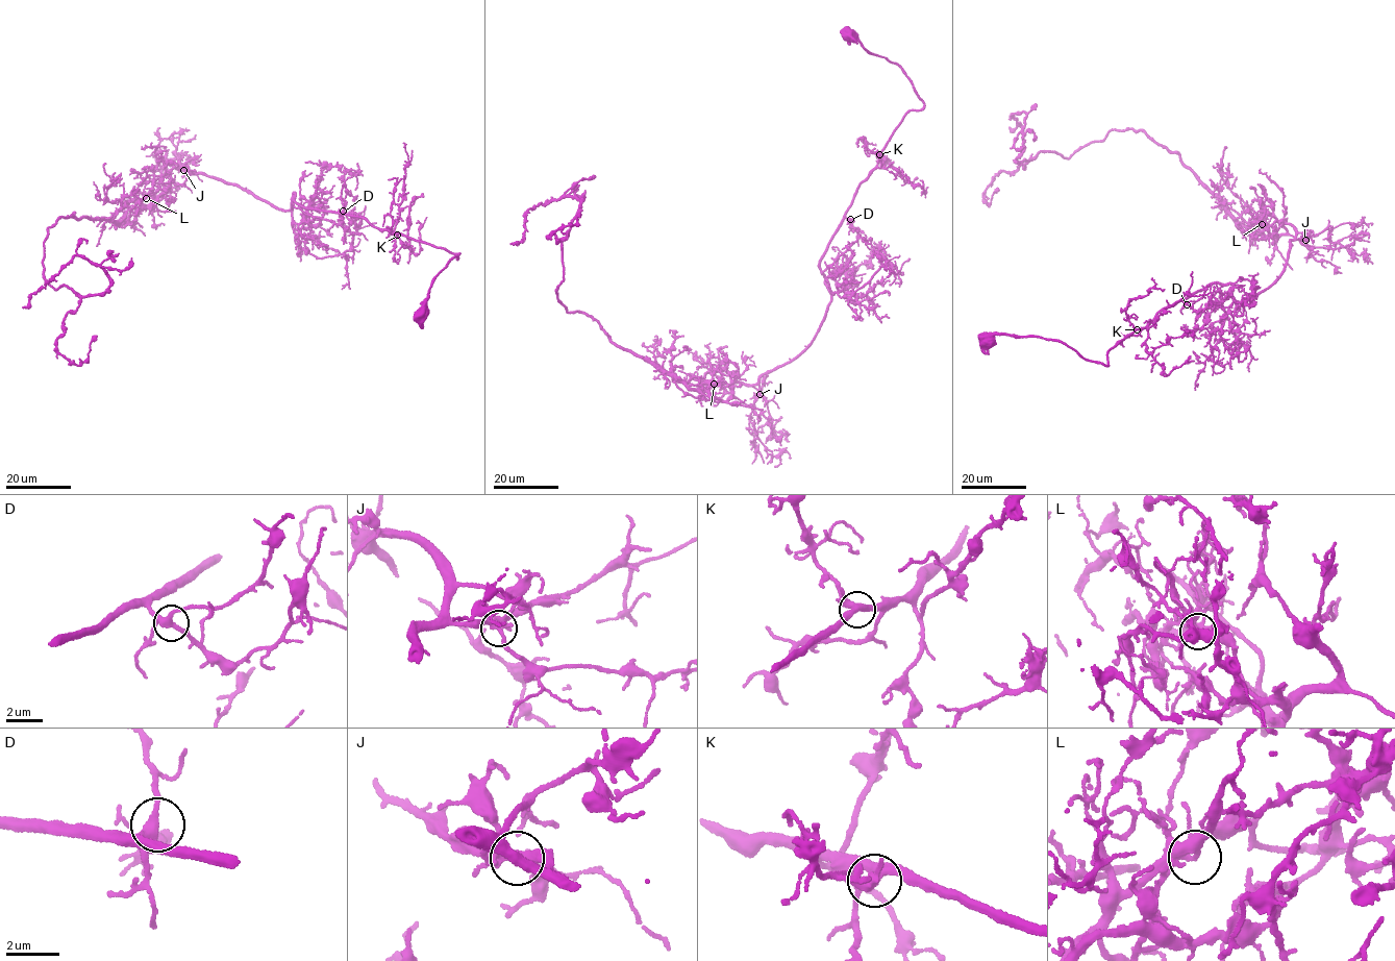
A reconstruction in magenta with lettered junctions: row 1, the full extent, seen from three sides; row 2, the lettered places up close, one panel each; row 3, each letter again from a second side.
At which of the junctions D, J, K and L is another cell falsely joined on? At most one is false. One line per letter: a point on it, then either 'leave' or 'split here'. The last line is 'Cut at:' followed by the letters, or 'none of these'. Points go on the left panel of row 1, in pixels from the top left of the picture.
D: place (343, 211); leave
J: place (183, 170); leave
K: place (397, 235); leave
L: place (146, 198); split here
Cut at: L

